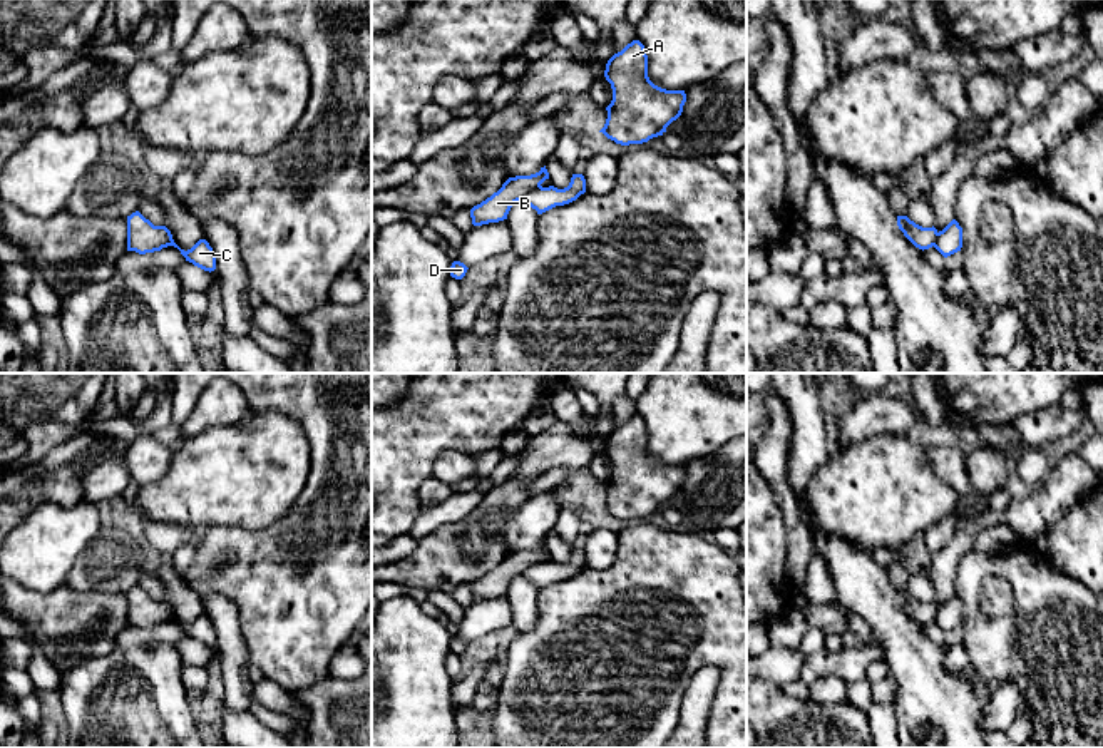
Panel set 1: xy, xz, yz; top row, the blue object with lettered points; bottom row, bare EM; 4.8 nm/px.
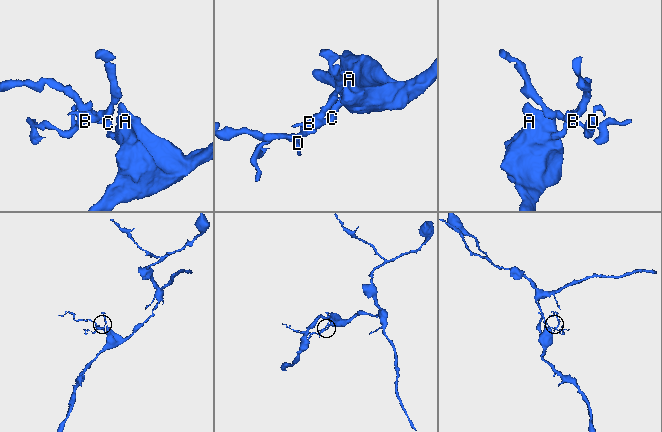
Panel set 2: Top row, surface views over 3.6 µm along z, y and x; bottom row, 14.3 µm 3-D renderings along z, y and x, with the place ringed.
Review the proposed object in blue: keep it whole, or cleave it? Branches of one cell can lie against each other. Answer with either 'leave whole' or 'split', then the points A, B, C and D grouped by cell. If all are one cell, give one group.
split; groups A C / B D

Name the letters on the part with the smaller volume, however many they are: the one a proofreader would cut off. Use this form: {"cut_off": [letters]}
{"cut_off": ["B", "D"]}

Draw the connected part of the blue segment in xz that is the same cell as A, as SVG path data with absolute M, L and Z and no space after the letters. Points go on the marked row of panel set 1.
M639 40L608 60L604 77L611 84L613 100L599 132L616 144L643 144L663 136L683 112L685 90L666 90L649 80L648 55Z

